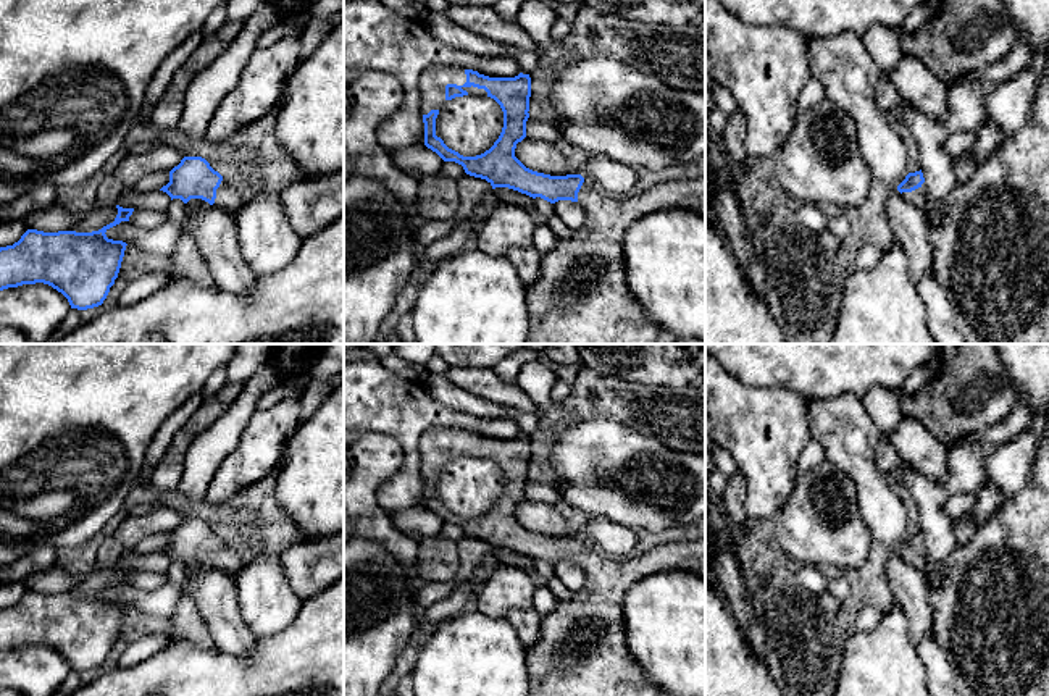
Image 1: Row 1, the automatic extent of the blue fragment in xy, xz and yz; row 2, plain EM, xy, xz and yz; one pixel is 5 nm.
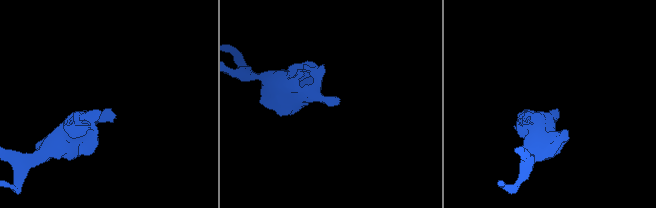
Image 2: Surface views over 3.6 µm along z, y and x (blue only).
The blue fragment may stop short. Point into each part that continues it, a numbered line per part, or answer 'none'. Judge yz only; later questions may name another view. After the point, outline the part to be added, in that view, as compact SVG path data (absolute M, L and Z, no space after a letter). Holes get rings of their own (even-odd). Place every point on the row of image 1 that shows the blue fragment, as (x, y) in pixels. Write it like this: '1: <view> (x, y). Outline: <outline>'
1: yz (919, 196). Outline: M923 182L918 189L912 192L902 192L902 197L913 203L920 212L926 207L926 184Z

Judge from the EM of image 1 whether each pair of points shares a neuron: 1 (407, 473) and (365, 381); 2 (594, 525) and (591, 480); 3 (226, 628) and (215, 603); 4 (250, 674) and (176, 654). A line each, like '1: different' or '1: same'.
1: same
2: different
3: same
4: same

